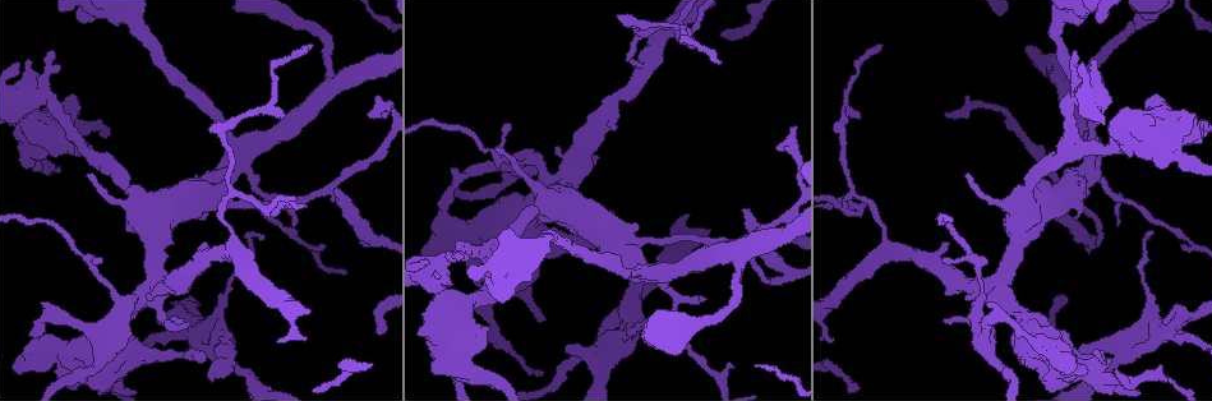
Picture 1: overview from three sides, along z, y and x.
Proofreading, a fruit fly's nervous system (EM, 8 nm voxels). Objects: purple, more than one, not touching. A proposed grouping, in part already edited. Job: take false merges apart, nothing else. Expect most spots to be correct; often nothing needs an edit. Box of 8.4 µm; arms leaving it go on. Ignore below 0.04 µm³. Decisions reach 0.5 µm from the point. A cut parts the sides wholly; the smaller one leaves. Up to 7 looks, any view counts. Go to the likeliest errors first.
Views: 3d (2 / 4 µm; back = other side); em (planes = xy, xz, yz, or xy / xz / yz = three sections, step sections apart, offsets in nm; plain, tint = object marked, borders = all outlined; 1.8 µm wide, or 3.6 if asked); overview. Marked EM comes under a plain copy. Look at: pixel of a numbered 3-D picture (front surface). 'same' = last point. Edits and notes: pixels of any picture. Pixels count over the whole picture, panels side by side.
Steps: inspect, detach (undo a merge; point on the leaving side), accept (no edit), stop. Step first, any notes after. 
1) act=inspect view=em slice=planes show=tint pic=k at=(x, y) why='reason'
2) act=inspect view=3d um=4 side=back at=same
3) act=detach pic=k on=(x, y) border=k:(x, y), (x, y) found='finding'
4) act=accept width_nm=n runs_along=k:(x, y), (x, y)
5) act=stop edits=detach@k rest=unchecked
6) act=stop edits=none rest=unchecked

act=inspect view=em um=3.6 slice=xy step=4 show=tint pic=1 at=(1181, 135) why='calibre changes'

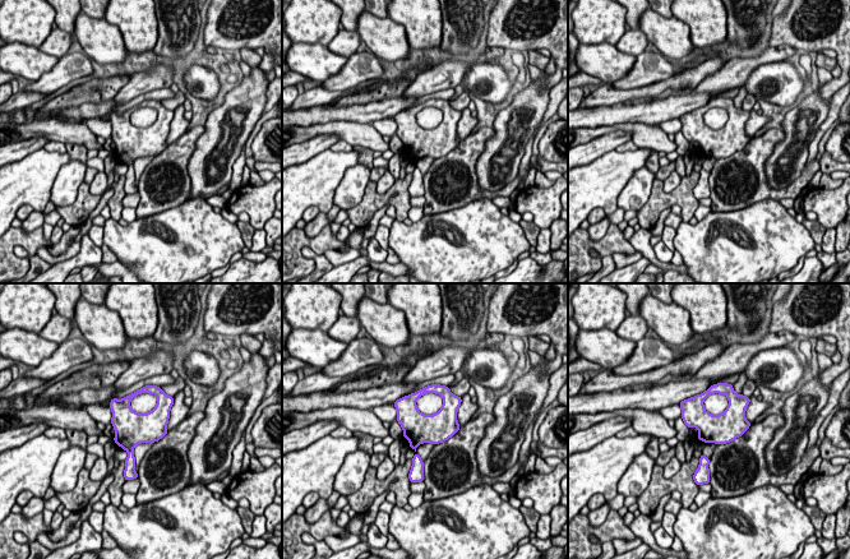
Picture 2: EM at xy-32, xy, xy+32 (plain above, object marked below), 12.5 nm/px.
act=inspect view=em um=3.6 slice=planes show=tint at=same why='cut it another way'

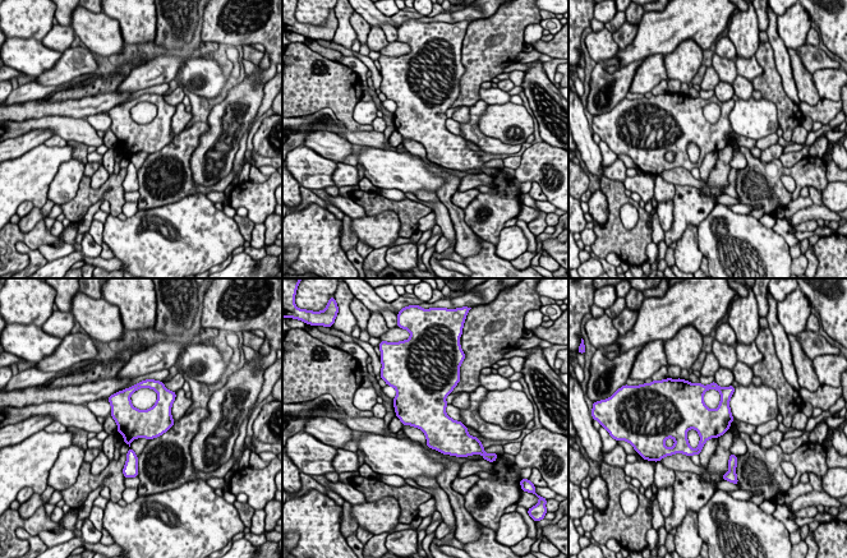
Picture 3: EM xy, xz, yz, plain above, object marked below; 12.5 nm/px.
act=accept width_nm=360 found='continuous, no second neuron'

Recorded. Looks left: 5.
act=inspect view=3d um=2 side=back pic=1 at=(1097, 240) why='sharp bend'

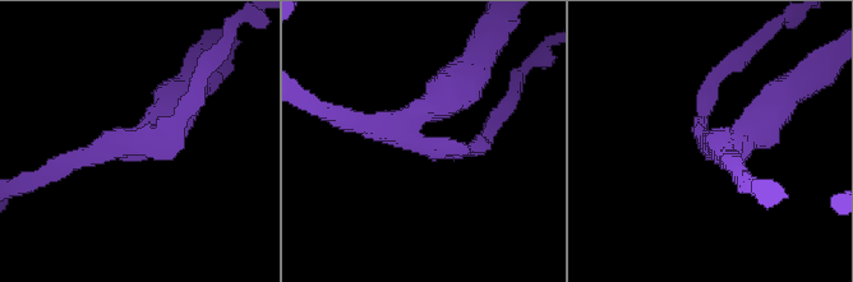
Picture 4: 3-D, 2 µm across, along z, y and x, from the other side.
act=inspect view=em slice=xz step=16 show=tint pic=4 at=(418, 139)

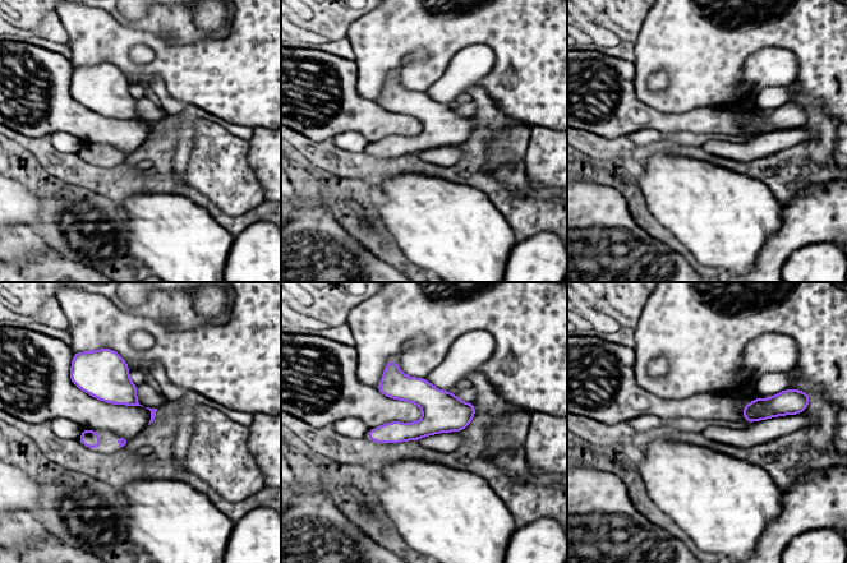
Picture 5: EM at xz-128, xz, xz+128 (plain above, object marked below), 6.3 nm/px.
act=inspect view=em slice=planes show=borders at=same

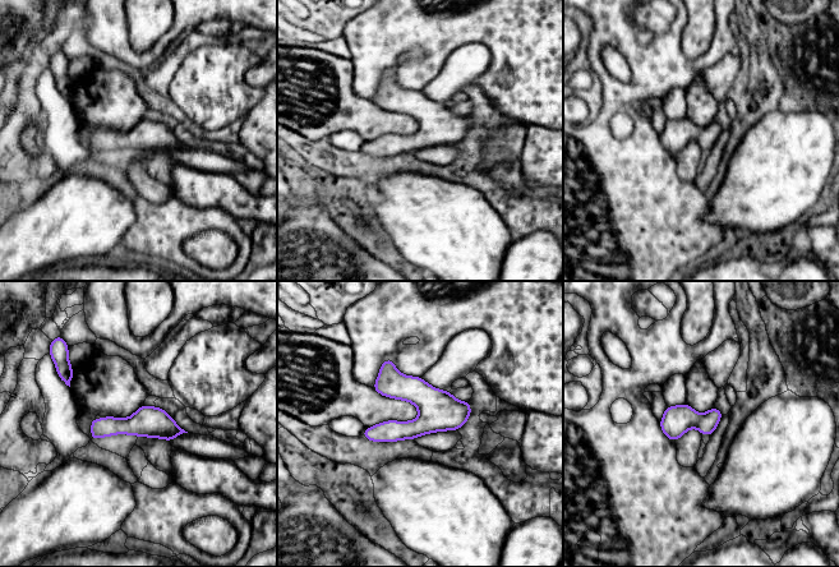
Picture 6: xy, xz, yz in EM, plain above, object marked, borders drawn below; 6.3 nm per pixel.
act=accept found='one neuron here'

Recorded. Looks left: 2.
act=inspect view=3d um=4 pic=1 at=(74, 351) why='sharp bend'

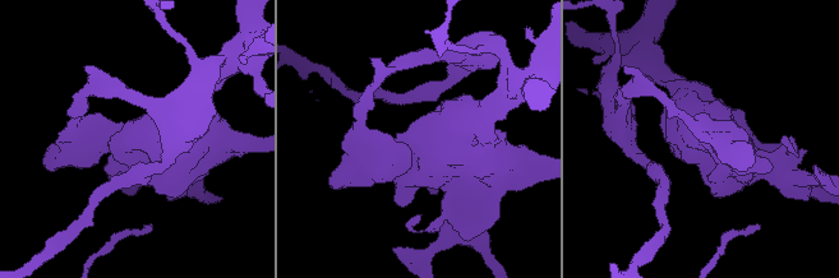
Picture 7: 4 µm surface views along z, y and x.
act=inspect view=em slice=planes show=tint pic=7 at=(134, 133)

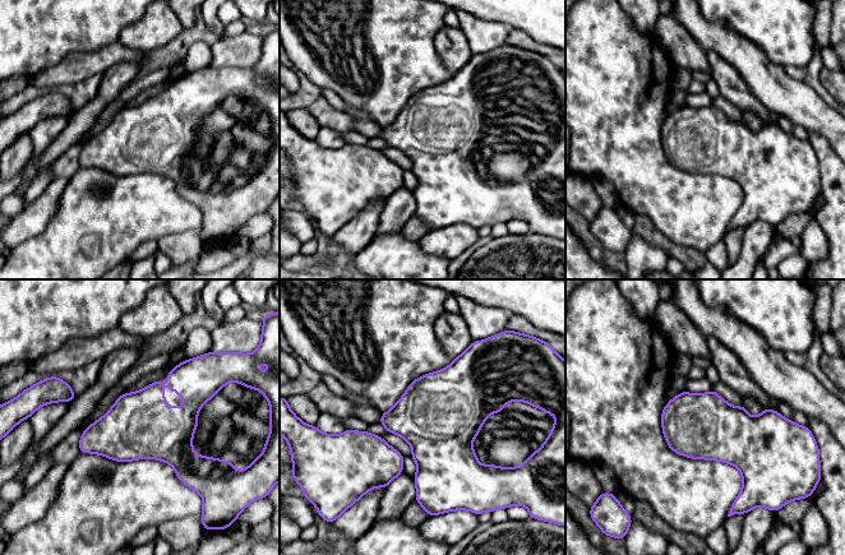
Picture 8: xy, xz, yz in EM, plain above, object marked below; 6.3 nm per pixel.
act=accept width_nm=420 found='one neuron here'

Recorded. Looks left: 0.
act=stop edits=none rest=unchecked

